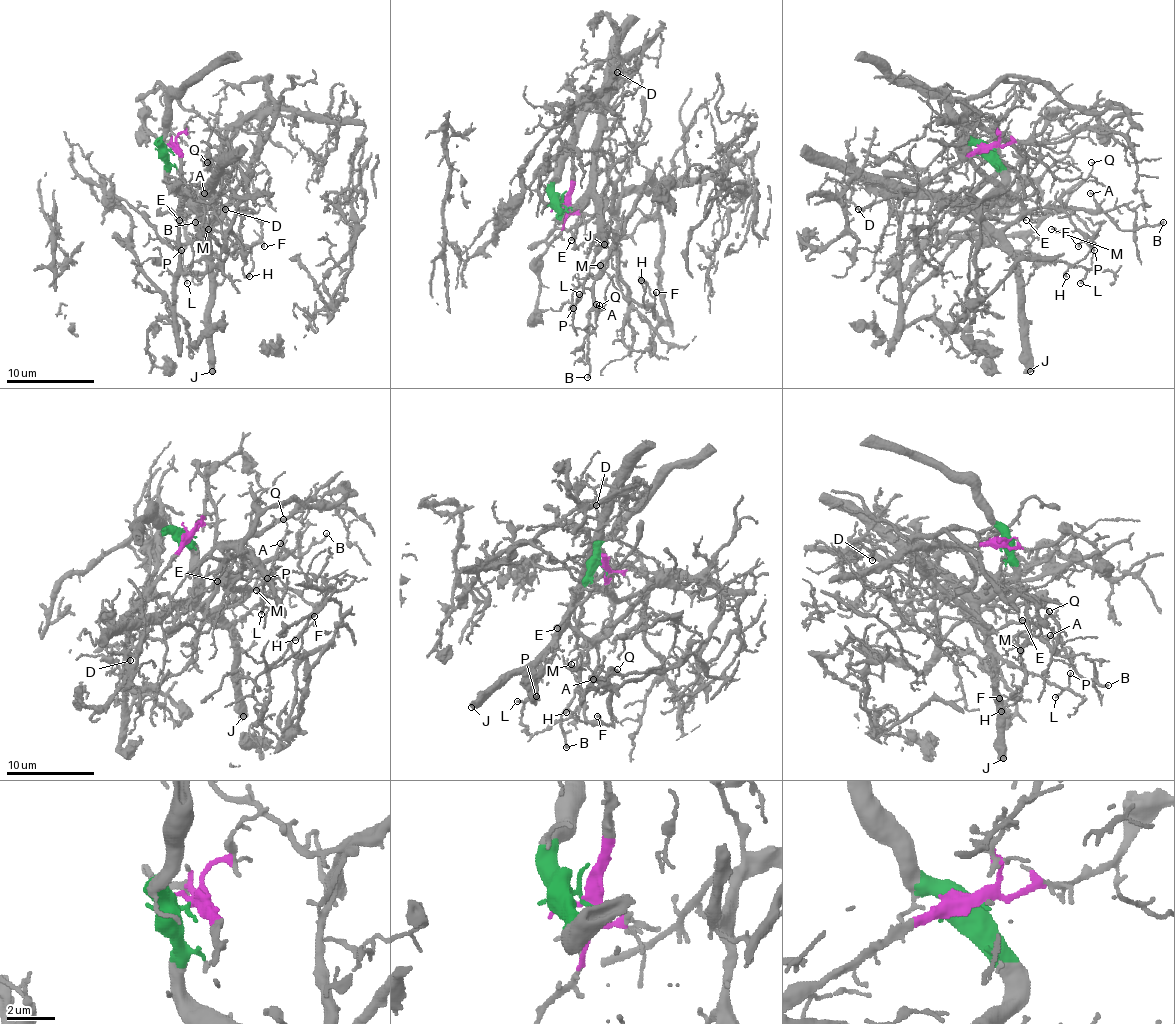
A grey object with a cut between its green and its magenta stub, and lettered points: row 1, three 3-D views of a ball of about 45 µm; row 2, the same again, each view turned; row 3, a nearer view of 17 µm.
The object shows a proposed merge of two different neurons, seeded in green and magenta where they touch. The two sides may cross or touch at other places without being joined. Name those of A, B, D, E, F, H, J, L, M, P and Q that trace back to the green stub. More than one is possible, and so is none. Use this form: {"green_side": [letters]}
{"green_side": ["A", "B", "D", "E", "F", "H", "J", "L", "M", "P", "Q"]}

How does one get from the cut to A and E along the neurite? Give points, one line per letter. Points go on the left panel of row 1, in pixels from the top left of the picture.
A: (172, 148), (168, 151), (168, 182), (208, 228), (221, 213), (201, 208), (203, 193)
E: (172, 148), (168, 151), (168, 182), (192, 210), (183, 213), (179, 219)

